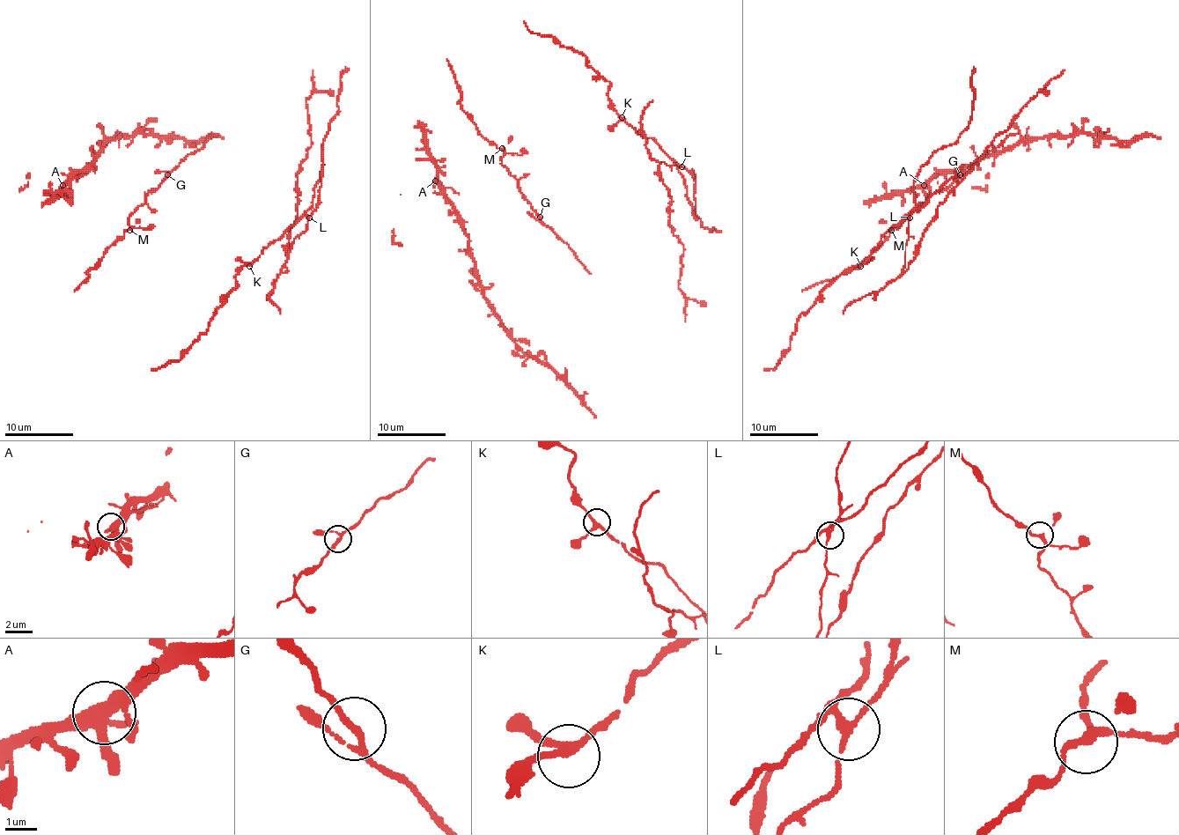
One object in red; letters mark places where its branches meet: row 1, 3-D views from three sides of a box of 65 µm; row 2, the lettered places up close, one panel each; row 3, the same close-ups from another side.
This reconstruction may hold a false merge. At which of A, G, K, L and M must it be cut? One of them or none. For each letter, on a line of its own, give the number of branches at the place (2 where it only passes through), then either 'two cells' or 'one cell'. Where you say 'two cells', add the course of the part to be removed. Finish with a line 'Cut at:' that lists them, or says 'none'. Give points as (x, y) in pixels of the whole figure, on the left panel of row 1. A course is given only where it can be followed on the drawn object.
A: 4 | one cell
G: 3 | one cell
K: 3 | one cell
L: 4 | two cells | (309, 217), (283, 272), (298, 214), (299, 165), (311, 142), (305, 99), (313, 70)
M: 4 | one cell
Cut at: L

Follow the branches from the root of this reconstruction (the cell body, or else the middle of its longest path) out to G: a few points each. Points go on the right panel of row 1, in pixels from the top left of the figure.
G: (895, 226), (898, 228), (918, 205), (936, 192), (943, 192), (960, 174)

